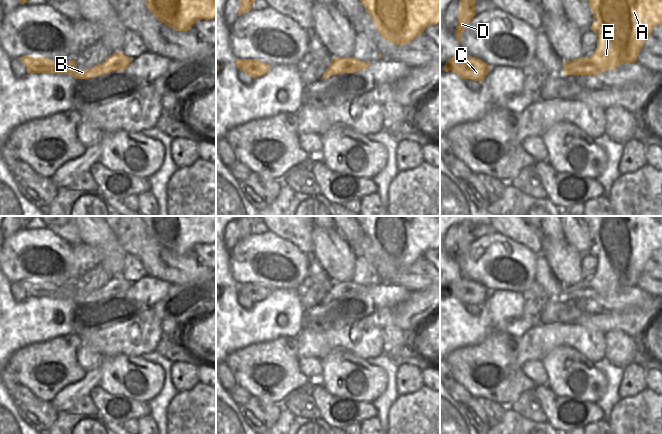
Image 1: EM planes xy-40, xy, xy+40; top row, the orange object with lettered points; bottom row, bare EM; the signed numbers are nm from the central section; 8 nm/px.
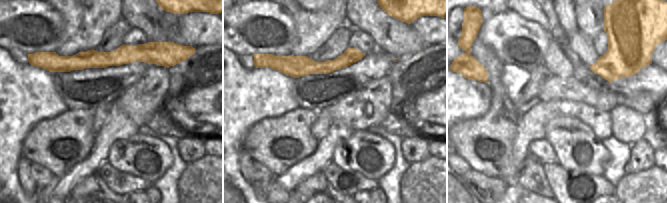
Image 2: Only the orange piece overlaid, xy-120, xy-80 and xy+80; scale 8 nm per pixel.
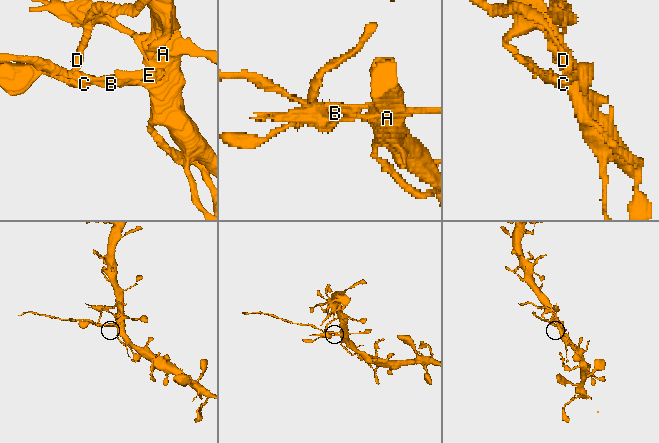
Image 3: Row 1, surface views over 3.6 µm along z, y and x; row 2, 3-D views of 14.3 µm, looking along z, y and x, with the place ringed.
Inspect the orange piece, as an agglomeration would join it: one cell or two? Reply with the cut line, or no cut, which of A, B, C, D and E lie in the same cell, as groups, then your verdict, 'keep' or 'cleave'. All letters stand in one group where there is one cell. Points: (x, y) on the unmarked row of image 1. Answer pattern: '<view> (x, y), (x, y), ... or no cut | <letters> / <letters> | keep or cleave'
xy+40 (586, 281), (586, 285), (596, 292), (591, 298) | A E / B C D | cleave

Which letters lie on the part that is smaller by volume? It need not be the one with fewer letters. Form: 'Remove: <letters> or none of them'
Remove: B, C, D

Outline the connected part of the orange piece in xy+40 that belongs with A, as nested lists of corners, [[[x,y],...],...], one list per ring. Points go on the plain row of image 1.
[[[581,216],[587,224],[593,238],[591,254],[597,260],[597,272],[587,281],[586,286],[592,287],[597,294],[591,299],[598,299],[608,293],[616,293],[624,287],[635,287],[637,280],[654,251],[662,248],[662,225],[652,216]]]

